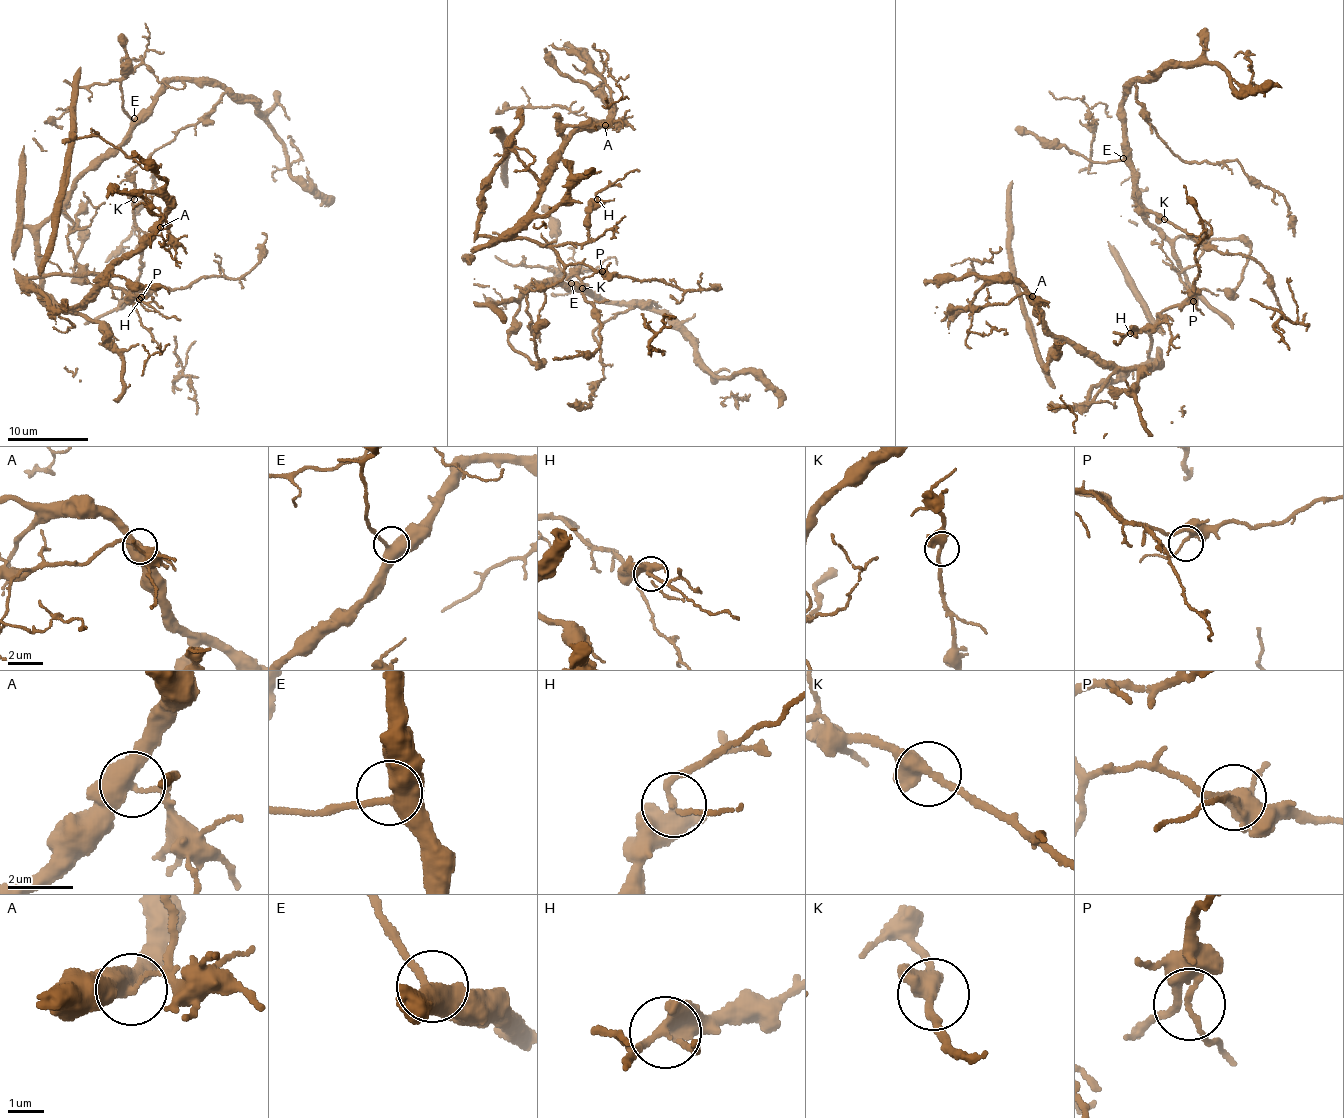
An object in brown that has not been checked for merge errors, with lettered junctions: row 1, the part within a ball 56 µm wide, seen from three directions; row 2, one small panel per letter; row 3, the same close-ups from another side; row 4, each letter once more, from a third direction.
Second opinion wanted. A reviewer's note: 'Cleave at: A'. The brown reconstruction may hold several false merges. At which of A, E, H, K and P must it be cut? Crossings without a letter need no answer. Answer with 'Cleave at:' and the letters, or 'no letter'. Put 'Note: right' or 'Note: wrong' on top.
Note: right
Cleave at: A

